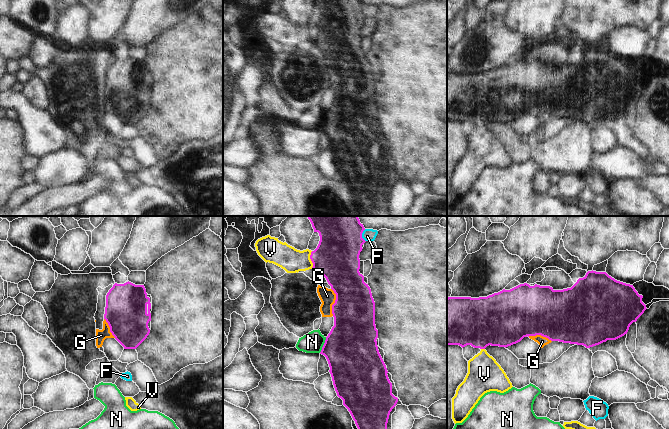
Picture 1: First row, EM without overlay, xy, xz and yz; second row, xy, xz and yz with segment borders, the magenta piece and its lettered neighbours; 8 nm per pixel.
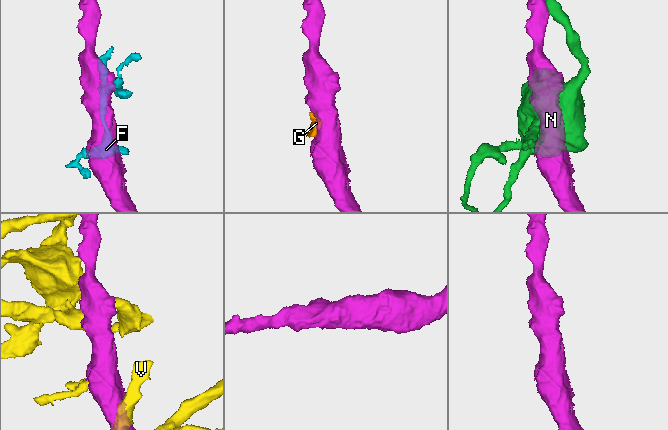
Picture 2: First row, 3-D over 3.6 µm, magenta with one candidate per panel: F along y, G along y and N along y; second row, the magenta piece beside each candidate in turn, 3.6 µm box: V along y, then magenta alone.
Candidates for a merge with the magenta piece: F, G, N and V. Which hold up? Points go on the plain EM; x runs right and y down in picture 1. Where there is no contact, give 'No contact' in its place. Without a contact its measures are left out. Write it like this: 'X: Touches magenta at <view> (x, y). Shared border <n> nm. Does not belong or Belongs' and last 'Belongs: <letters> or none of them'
F: Touches magenta at xz (361, 11). Shared border 100 nm. Does not belong
G: Touches magenta at xz (335, 78). Shared border 220 nm. Belongs
N: Touches magenta at xz (323, 121). Shared border 140 nm. Does not belong
V: Touches magenta at xz (311, 36). Shared border 140 nm. Does not belong
Belongs: G.

